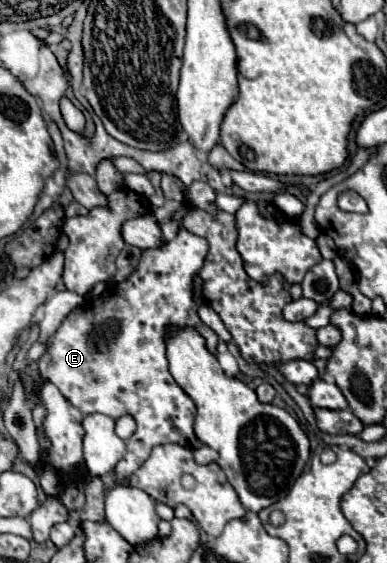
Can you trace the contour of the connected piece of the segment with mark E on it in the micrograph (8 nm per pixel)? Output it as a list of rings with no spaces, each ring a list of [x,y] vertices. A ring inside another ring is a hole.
[[[180,228],[178,236],[166,242],[162,248],[144,250],[140,266],[130,278],[108,286],[98,298],[84,302],[62,320],[58,330],[46,340],[46,354],[38,360],[38,372],[42,380],[52,382],[62,392],[62,396],[84,416],[100,412],[114,420],[118,420],[120,416],[132,416],[136,420],[136,432],[128,440],[126,454],[114,466],[114,478],[118,482],[128,480],[148,460],[154,446],[180,444],[190,450],[202,446],[202,442],[194,434],[194,402],[182,392],[182,388],[178,388],[178,384],[174,384],[174,378],[168,372],[166,344],[162,344],[162,332],[166,332],[166,324],[192,326],[202,332],[202,336],[206,338],[206,346],[212,354],[216,354],[218,336],[198,318],[198,306],[192,300],[192,280],[204,266],[206,254],[208,242],[188,232],[186,228]]]

